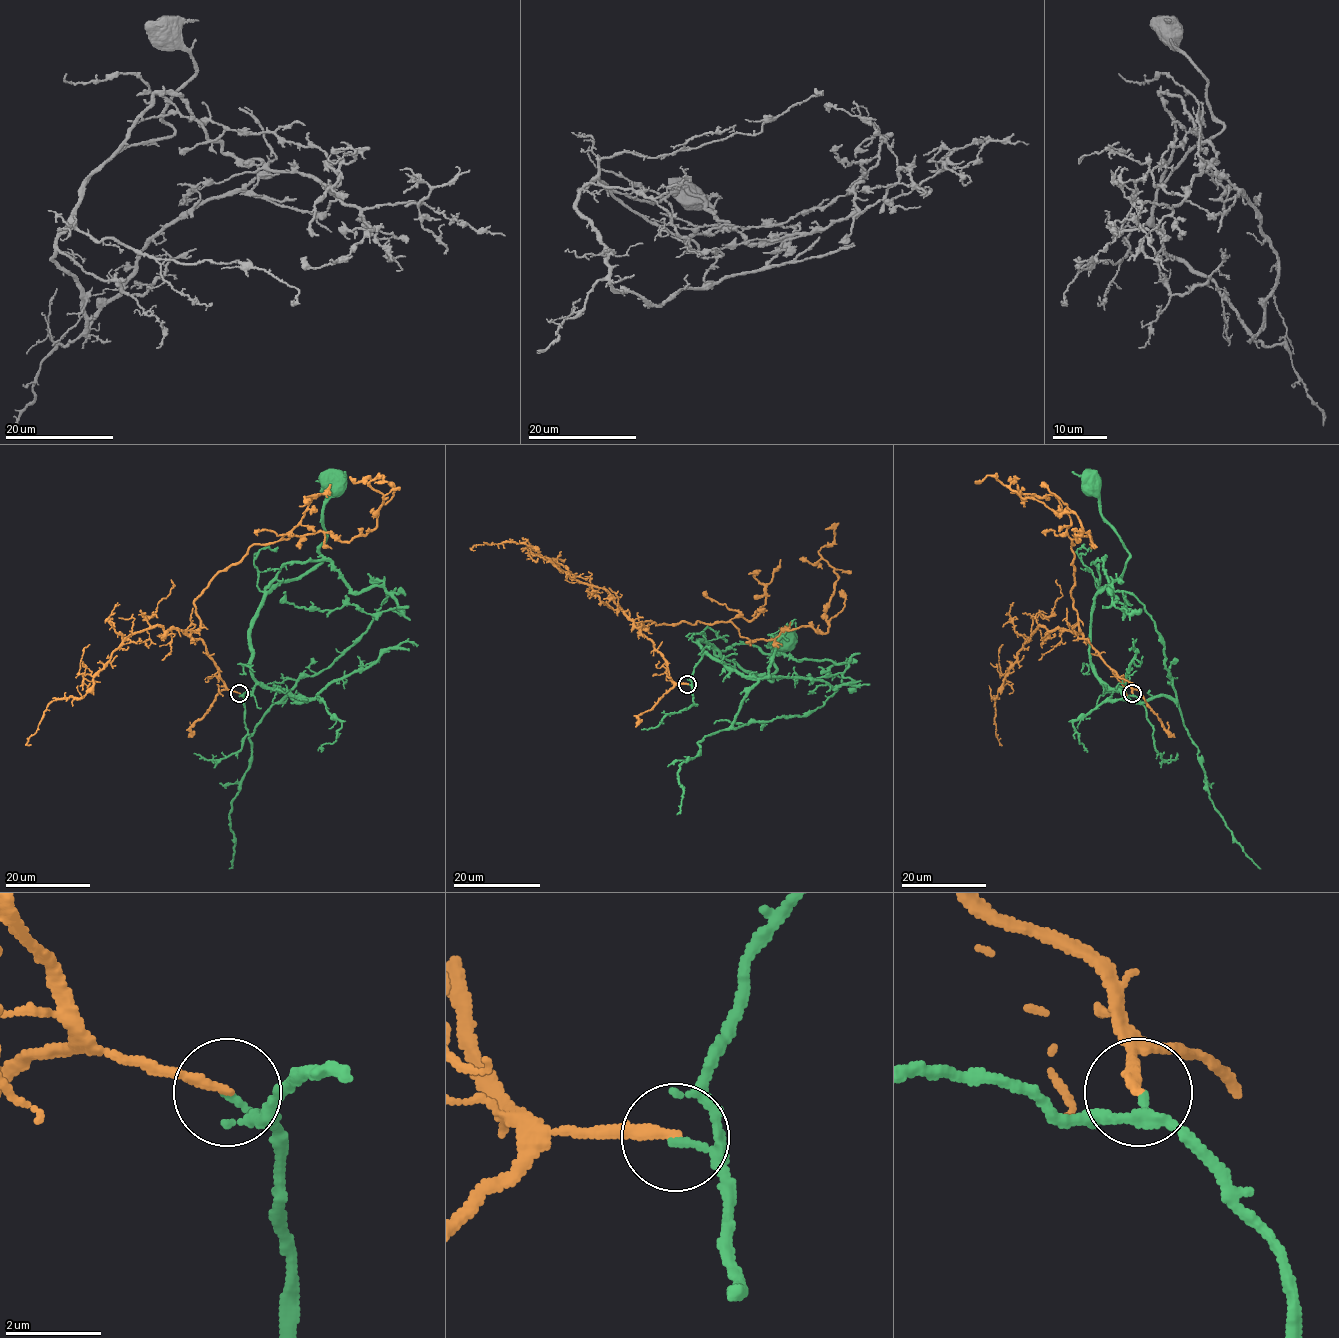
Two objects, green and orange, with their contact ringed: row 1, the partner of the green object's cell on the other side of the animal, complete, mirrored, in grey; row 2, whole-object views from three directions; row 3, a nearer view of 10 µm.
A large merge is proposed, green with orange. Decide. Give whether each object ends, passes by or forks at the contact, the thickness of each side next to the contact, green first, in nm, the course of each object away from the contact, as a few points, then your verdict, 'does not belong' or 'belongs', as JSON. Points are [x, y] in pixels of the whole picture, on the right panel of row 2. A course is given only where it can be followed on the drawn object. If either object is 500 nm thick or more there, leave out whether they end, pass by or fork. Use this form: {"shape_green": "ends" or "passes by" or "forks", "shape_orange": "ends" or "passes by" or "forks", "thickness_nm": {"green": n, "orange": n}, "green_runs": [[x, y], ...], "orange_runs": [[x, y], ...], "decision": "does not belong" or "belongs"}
{"shape_green": "ends", "shape_orange": "ends", "thickness_nm": {"green": 140, "orange": 200}, "green_runs": [[1133, 693], [1108, 692], [1089, 652], [1093, 598], [1122, 574], [1130, 554], [1101, 513], [1100, 486], [1090, 478]], "orange_runs": [[1133, 693], [1073, 606], [1072, 540], [1089, 532], [1077, 541], [1072, 513], [992, 475], [980, 483]], "decision": "does not belong"}

